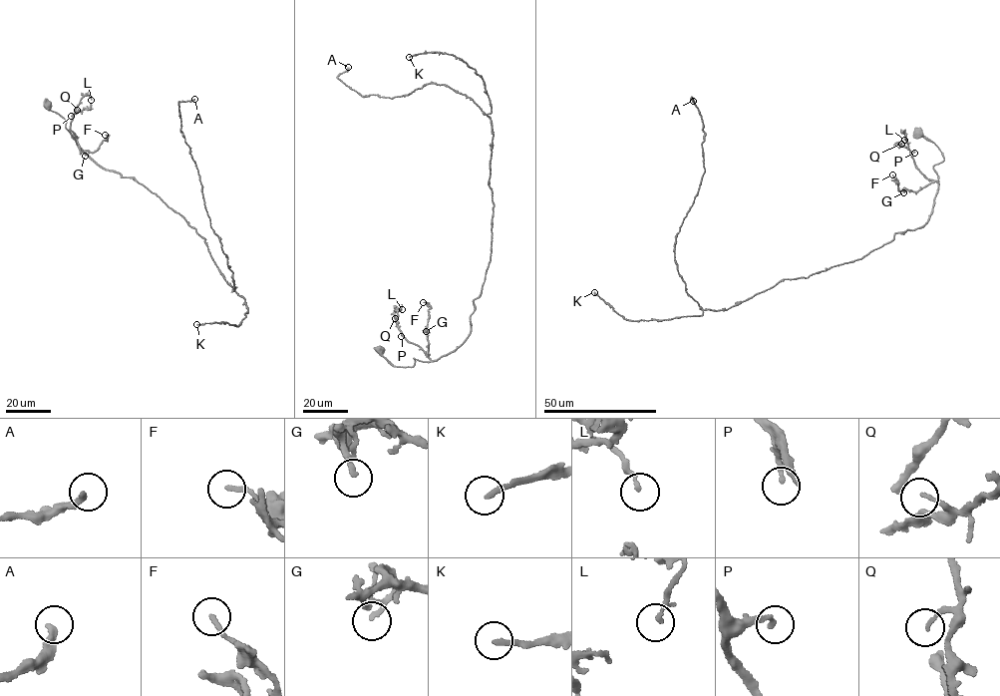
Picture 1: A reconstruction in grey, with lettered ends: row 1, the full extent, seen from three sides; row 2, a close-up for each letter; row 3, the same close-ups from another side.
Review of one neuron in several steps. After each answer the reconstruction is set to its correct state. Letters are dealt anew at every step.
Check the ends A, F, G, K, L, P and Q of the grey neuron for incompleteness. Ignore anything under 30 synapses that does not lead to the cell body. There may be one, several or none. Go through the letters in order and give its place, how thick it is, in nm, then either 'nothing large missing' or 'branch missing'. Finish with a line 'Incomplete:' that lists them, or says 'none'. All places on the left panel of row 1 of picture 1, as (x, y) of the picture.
A: (194, 99) | 280 nm | nothing large missing
F: (105, 135) | 170 nm | nothing large missing
G: (85, 156) | 130 nm | nothing large missing
K: (196, 324) | 200 nm | branch missing
L: (91, 100) | 150 nm | nothing large missing
P: (71, 116) | 180 nm | nothing large missing
Q: (77, 110) | 140 nm | nothing large missing
Incomplete: K

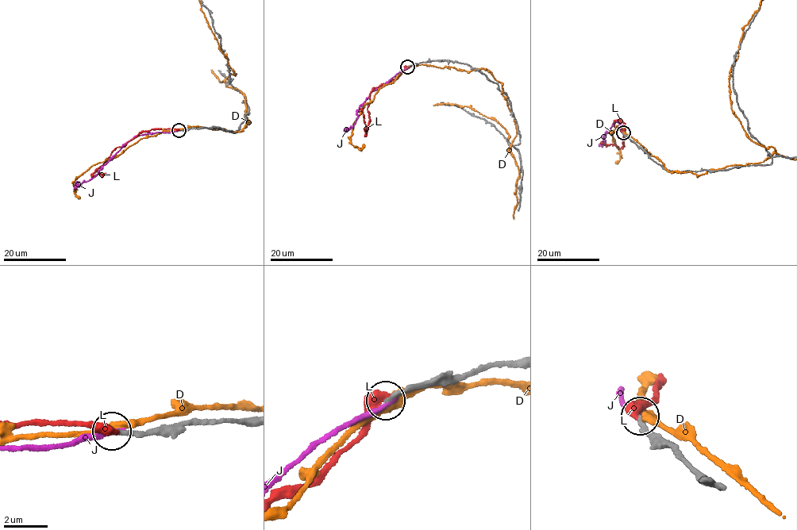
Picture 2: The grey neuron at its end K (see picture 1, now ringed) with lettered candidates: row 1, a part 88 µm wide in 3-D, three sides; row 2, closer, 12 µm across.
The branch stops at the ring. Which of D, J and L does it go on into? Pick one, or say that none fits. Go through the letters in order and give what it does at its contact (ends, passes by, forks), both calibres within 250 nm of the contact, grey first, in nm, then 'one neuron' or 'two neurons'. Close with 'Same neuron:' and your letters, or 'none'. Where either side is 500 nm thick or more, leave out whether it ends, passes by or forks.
D: it passes by; 240 nm thick on the grey side, 360 nm on the other; two neurons
J: it ends there; 240 nm thick on the grey side, 200 nm on the other; two neurons
L: 220 nm thick on the grey side, 500 nm on the other; two neurons
Same neuron: none

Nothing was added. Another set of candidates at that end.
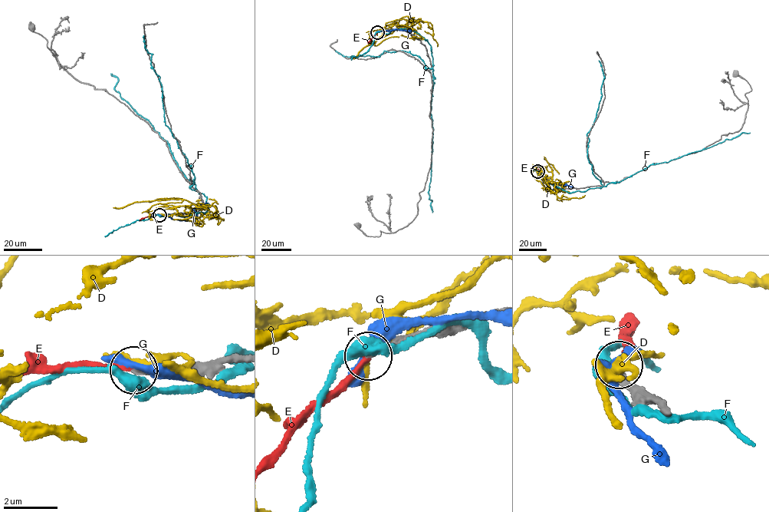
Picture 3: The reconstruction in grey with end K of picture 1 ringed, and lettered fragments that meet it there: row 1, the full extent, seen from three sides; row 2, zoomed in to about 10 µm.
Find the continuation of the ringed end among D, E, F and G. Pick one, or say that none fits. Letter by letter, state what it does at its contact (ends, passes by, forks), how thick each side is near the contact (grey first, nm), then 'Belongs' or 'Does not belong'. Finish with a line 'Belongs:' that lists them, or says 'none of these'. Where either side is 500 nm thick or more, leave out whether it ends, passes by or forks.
D: It forks there. Thickness 280 nm (grey) against 280 nm. Does not belong
E: It ends there. Thickness 220 nm (grey) against 180 nm. Belongs
F: It passes by. Thickness 200 nm (grey) against 480 nm. Does not belong
G: It passes by. Thickness 260 nm (grey) against 400 nm. Does not belong
Belongs: E

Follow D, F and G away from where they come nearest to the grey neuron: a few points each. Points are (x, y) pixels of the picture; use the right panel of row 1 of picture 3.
D: (537, 171), (543, 180), (552, 177), (557, 192), (543, 188), (535, 177)
F: (537, 171), (548, 183), (569, 193), (581, 192), (621, 181), (652, 164), (668, 162), (750, 132)
G: (537, 172), (552, 189), (557, 183), (573, 186)

